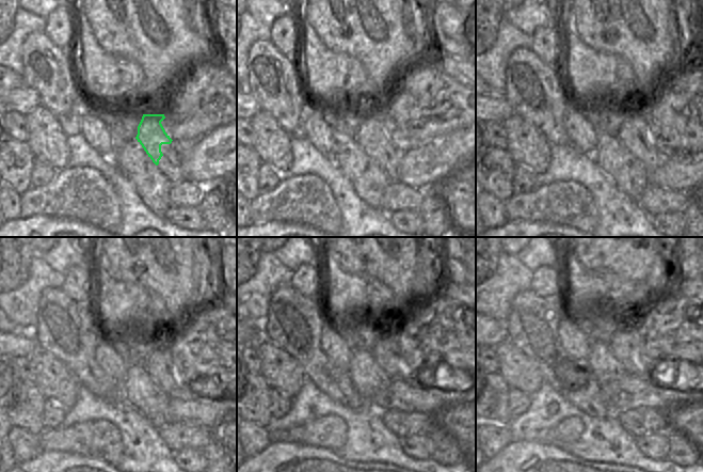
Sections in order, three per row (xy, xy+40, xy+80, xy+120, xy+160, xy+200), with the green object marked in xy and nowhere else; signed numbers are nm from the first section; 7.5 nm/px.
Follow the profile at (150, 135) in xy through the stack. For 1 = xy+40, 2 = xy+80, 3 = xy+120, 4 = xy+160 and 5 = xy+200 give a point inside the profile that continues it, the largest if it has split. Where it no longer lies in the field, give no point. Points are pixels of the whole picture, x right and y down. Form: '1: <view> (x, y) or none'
1: xy+40 (393, 131)
2: xy+80 (633, 131)
3: xy+120 (150, 362)
4: xy+160 (385, 350)
5: xy+200 (624, 344)

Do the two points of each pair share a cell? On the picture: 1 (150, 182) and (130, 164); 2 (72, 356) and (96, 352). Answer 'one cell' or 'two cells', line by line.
1: one cell
2: two cells

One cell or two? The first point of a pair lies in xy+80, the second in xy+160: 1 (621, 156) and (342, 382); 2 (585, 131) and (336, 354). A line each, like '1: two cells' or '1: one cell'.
1: two cells
2: one cell

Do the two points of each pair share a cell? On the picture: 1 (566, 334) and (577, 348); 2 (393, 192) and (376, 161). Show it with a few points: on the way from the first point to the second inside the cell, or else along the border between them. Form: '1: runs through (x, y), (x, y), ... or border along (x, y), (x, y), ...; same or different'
1: runs through (570, 337), (577, 345); same
2: runs through (393, 185), (381, 169); same

